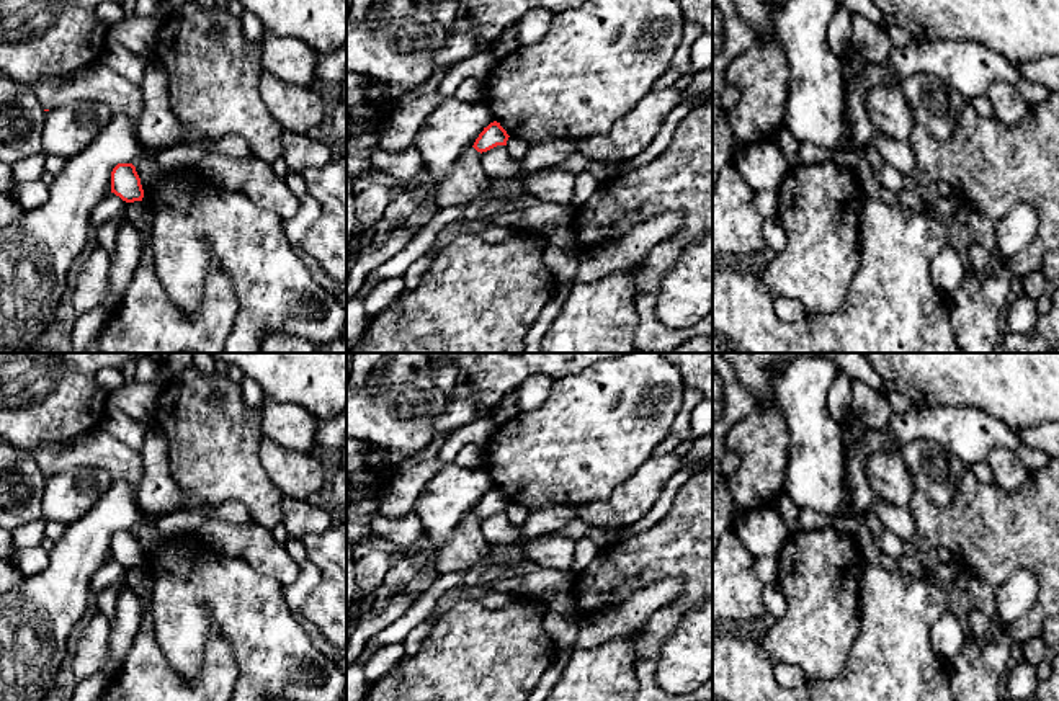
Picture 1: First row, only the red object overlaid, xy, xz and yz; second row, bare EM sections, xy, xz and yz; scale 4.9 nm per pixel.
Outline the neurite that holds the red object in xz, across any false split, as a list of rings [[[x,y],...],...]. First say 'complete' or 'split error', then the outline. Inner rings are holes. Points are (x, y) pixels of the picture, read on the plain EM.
complete; [[[494,487],[487,493],[484,493],[472,513],[482,520],[497,511],[507,511],[508,503],[510,502],[500,492],[500,489]]]

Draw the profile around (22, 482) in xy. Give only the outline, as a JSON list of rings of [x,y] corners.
[[[0,443],[0,526],[13,531],[39,520],[44,472],[31,451]]]

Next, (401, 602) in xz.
[[[405,590],[397,592],[387,603],[386,609],[371,621],[358,621],[356,629],[346,645],[346,665],[356,662],[366,644],[384,627],[397,621],[417,600],[418,593]]]

